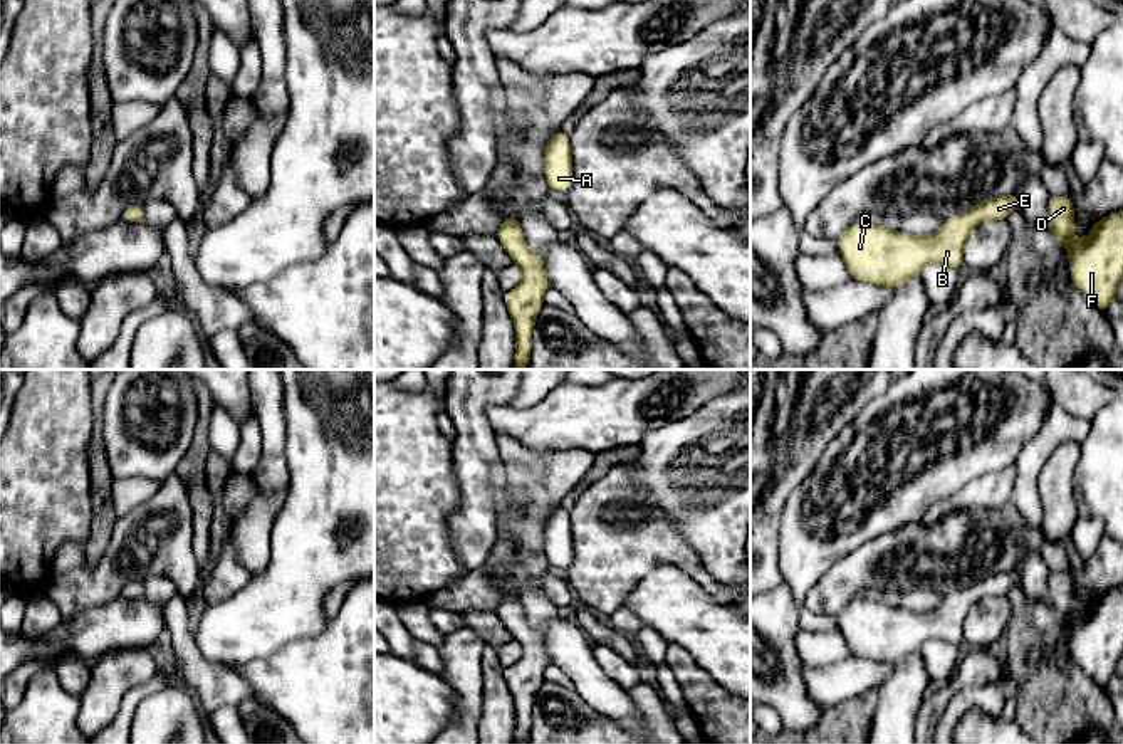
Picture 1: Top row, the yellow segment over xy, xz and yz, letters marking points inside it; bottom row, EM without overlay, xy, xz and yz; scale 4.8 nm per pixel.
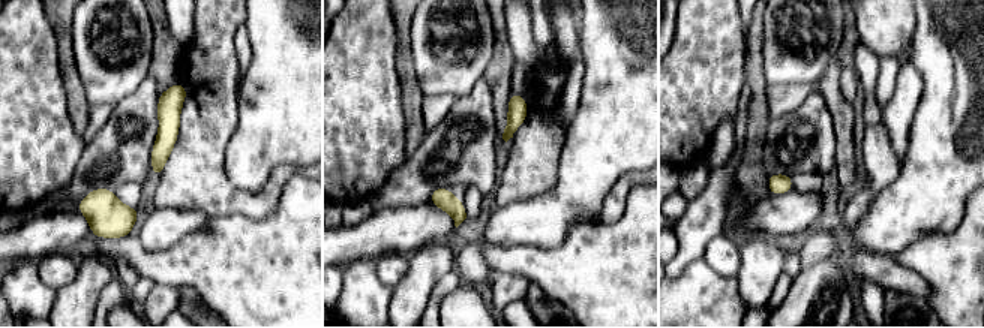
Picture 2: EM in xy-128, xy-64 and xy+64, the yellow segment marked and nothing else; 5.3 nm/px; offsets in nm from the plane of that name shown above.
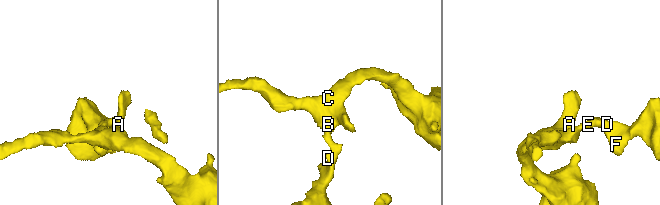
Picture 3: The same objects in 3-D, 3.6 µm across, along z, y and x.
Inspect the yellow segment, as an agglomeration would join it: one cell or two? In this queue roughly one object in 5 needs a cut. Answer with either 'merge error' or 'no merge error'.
no merge error

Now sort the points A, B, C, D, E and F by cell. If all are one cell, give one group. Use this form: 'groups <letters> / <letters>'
groups A B C D E F

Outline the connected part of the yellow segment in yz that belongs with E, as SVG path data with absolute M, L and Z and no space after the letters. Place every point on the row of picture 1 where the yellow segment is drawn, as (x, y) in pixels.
M995 195L975 203L969 212L945 218L940 230L911 235L875 223L853 222L836 238L851 280L896 291L920 270L940 264L960 270L965 242L984 220L1007 220L1021 205L1021 195Z

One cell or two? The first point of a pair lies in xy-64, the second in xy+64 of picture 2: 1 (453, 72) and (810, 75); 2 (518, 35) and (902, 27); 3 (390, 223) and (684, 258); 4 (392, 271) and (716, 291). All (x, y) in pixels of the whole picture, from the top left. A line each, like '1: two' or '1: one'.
1: one
2: two
3: two
4: two

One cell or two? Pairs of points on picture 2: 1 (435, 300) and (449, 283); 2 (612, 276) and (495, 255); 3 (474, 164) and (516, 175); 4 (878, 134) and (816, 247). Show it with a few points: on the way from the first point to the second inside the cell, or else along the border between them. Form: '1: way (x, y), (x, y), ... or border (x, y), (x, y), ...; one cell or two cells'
1: way (437, 295), (444, 288); one cell
2: way (584, 273), (560, 273), (524, 259); one cell
3: border (498, 171), (498, 180), (492, 192); two cells
4: way (878, 164), (878, 181), (861, 199), (846, 225); one cell

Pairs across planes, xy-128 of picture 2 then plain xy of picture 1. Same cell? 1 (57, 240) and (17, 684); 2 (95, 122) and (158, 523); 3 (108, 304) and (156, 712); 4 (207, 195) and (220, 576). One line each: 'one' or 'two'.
1: two
2: two
3: two
4: one

